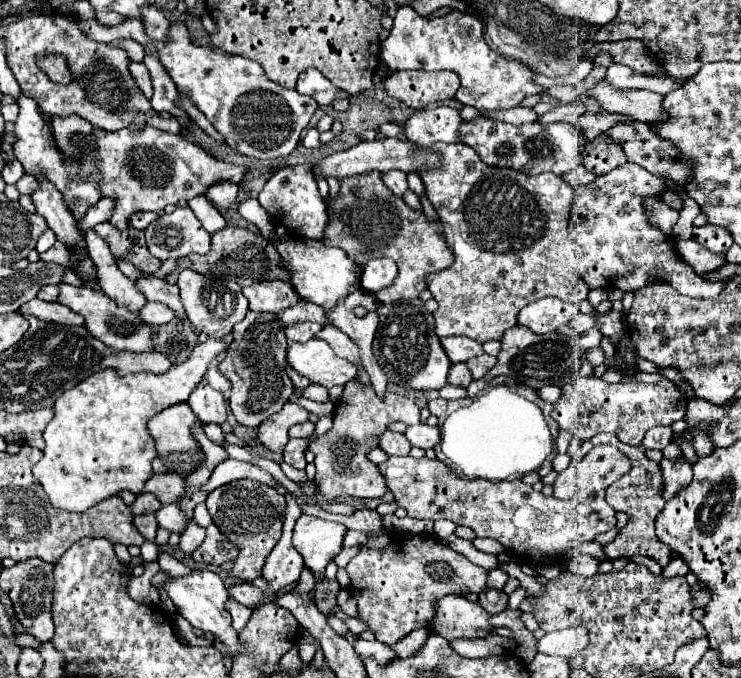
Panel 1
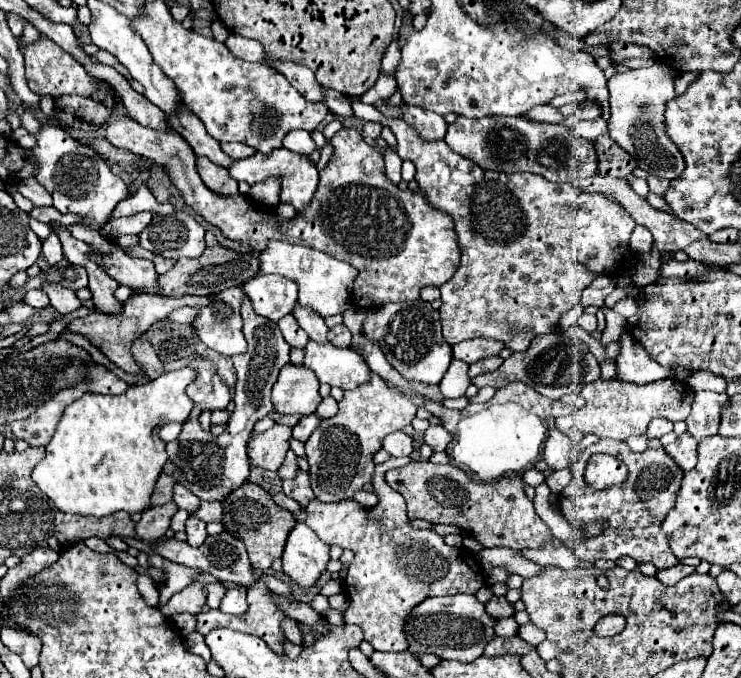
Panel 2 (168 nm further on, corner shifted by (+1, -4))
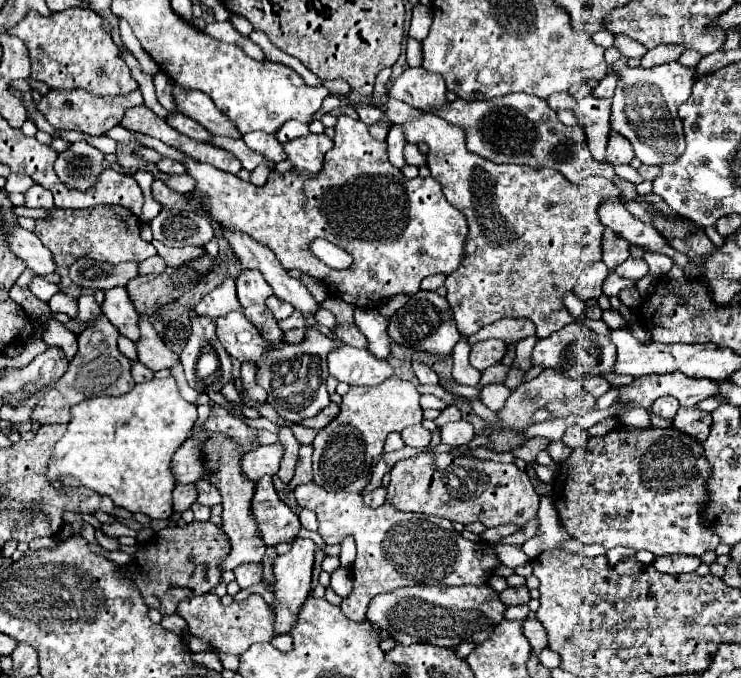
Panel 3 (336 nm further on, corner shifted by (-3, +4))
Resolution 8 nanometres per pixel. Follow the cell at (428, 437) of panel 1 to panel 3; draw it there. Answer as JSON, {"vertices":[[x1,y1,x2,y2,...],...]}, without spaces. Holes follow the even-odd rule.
{"vertices":[[467,420,449,422,443,428,439,428,439,434,441,434,441,444,447,444,447,446,463,446,475,438,473,426]]}

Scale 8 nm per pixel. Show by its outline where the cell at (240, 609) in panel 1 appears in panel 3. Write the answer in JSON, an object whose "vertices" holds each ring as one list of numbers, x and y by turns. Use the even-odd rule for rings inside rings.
{"vertices":[[241,564,241,566,237,566,233,572,235,572,235,580,241,586,241,590,259,582,261,580,261,570,263,570,261,564]]}

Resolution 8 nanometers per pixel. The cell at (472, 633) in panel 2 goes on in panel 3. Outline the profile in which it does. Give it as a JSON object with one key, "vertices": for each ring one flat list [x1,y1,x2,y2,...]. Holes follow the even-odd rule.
{"vertices":[[411,586,375,596,369,604,369,622,385,628,395,642,409,646,425,642,451,648,463,642,475,646,489,640,493,628,503,620,505,604,489,586]]}

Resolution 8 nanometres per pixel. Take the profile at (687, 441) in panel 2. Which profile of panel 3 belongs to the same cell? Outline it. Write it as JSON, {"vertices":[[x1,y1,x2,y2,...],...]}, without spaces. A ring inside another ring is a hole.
{"vertices":[[679,408,677,416,673,418,673,428,681,434,693,438,695,442,703,444,709,436,711,428,711,414,697,410,697,408]]}

